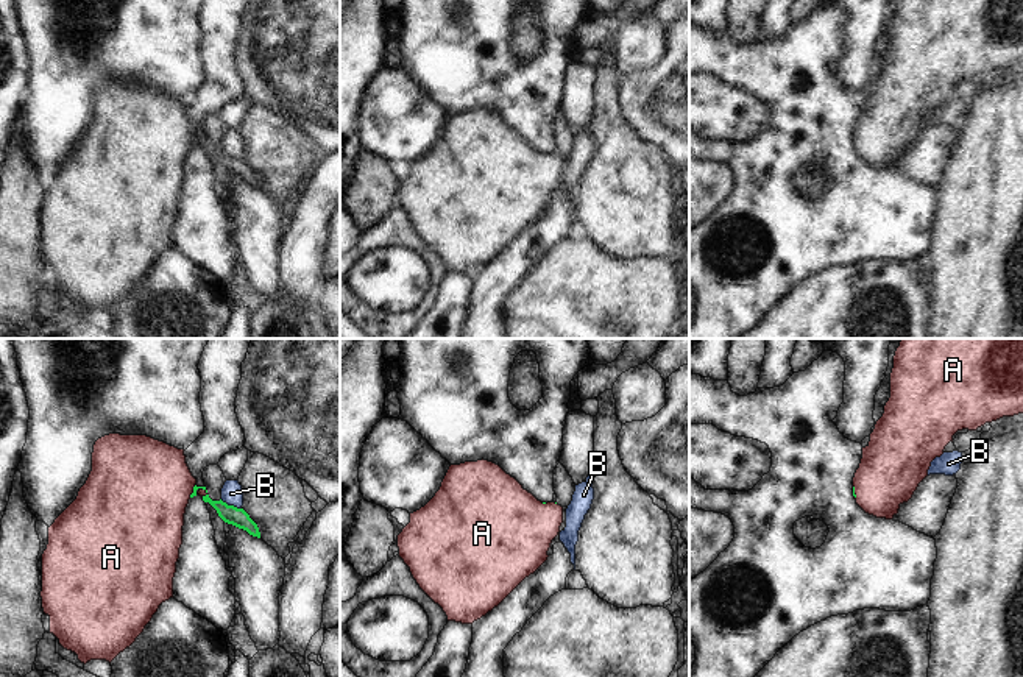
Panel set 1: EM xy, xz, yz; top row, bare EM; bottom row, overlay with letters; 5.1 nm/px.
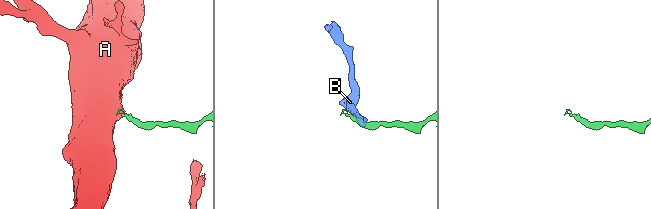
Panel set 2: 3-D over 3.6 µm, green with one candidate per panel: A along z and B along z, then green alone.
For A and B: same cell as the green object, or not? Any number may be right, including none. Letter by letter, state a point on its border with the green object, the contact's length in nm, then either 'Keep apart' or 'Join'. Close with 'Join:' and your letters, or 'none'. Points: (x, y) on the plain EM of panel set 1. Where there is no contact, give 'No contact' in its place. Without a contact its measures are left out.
A: Touches green at xy (194, 142). Shared border 70 nm. Join
B: Touches green at xy (231, 156). Shared border 120 nm. Keep apart
Join: A

